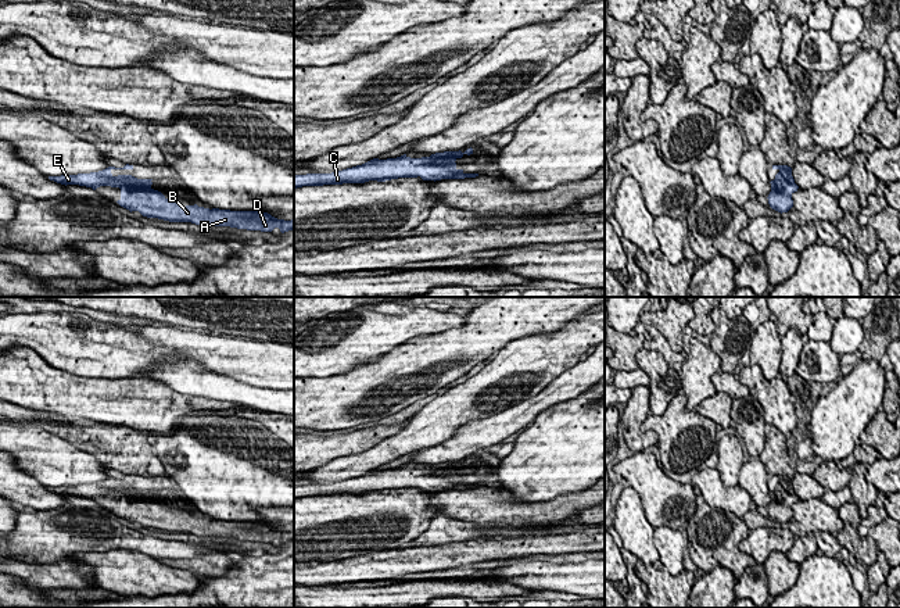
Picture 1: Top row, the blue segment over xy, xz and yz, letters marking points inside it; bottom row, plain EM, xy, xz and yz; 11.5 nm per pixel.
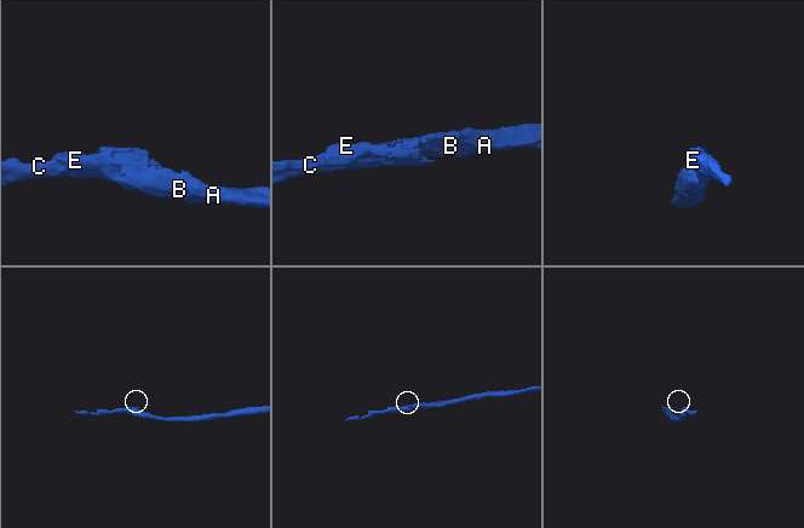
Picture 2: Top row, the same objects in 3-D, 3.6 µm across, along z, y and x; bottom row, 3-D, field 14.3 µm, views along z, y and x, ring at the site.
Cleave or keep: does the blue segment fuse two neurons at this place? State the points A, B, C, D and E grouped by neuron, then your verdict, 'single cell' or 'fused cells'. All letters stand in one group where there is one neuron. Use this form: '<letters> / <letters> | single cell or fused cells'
A B C D E | single cell

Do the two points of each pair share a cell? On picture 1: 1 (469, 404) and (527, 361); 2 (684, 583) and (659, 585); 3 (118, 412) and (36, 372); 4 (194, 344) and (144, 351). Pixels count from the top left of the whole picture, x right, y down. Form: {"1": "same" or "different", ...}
{"1": "same", "2": "same", "3": "same", "4": "same"}

